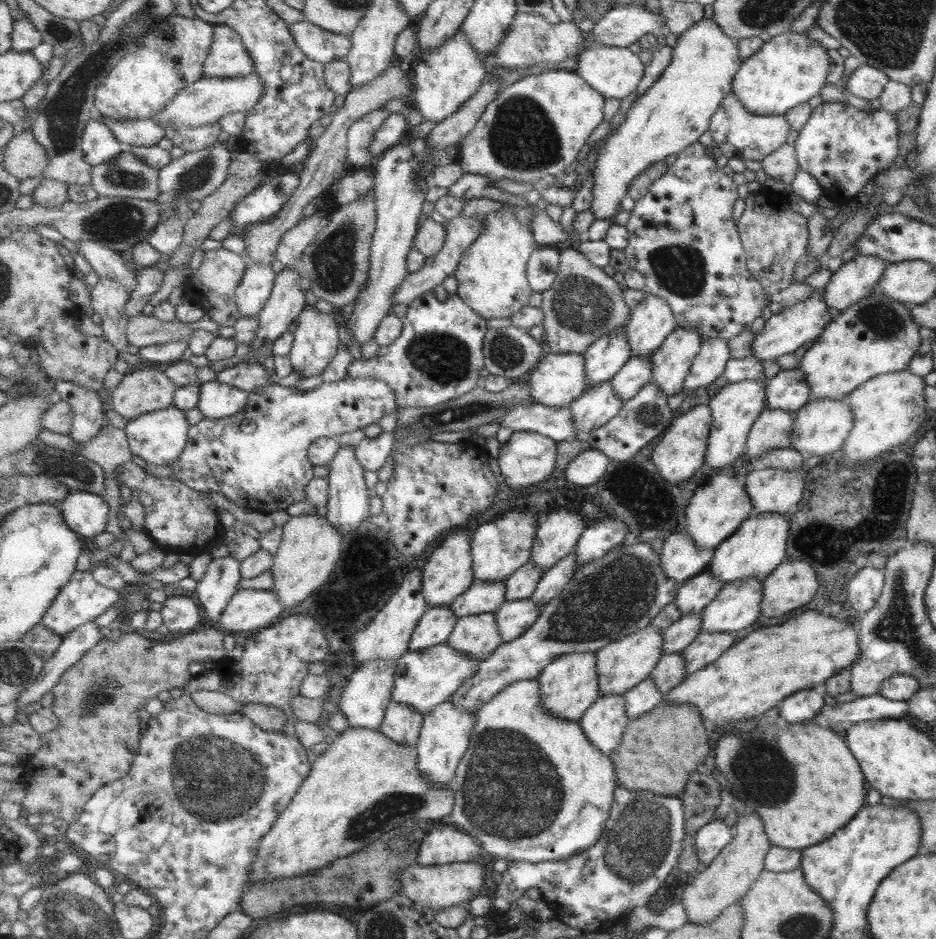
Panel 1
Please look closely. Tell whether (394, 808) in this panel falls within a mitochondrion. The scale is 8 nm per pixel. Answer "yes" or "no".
yes

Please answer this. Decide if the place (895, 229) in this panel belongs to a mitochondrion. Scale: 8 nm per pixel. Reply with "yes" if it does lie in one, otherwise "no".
no

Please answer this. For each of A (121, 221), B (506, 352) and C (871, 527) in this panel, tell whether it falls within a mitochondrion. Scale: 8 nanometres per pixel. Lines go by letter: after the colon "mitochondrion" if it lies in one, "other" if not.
A: mitochondrion
B: mitochondrion
C: other

